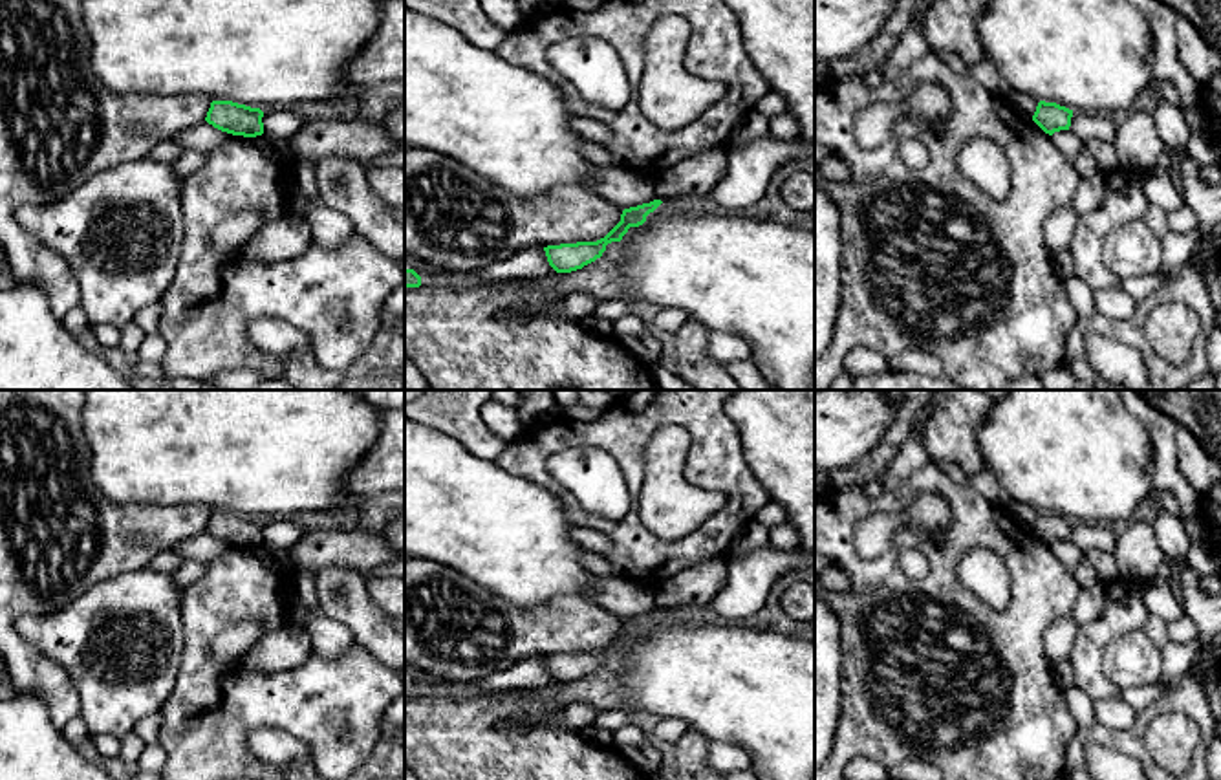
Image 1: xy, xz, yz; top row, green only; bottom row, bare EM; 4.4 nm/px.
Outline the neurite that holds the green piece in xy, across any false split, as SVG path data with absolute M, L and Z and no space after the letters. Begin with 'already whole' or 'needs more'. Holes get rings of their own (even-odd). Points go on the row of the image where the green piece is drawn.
already whole; M212 101L205 121L214 128L243 137L264 134L264 112L232 101Z

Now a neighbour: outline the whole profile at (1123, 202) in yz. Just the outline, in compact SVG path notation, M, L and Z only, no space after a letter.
M1115 167L1106 172L1106 190L1100 205L1078 216L1073 258L1075 275L1093 291L1120 287L1118 278L1104 260L1106 238L1118 227L1140 220L1148 209L1144 174Z

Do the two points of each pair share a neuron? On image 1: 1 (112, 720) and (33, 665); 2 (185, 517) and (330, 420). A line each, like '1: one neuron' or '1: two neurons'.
1: two neurons
2: two neurons

